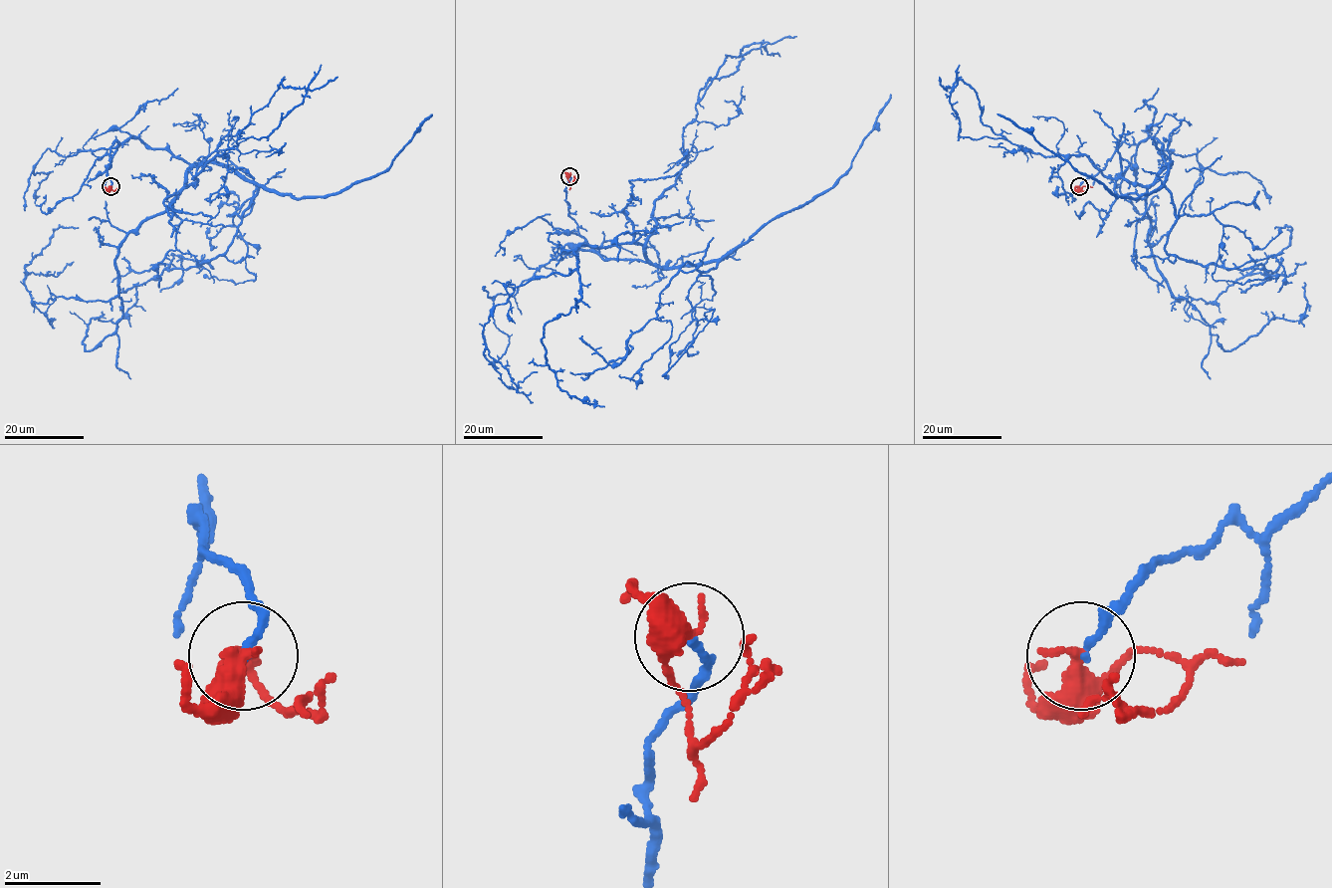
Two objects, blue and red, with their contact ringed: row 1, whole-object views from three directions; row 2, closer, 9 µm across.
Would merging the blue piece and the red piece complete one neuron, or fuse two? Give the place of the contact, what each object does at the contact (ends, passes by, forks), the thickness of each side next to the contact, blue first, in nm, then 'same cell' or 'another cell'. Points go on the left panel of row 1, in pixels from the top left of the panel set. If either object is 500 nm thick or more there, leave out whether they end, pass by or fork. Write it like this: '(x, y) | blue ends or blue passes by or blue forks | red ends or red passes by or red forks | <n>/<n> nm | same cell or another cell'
(110, 186) | blue ends | red passes by | 140/320 nm | same cell

